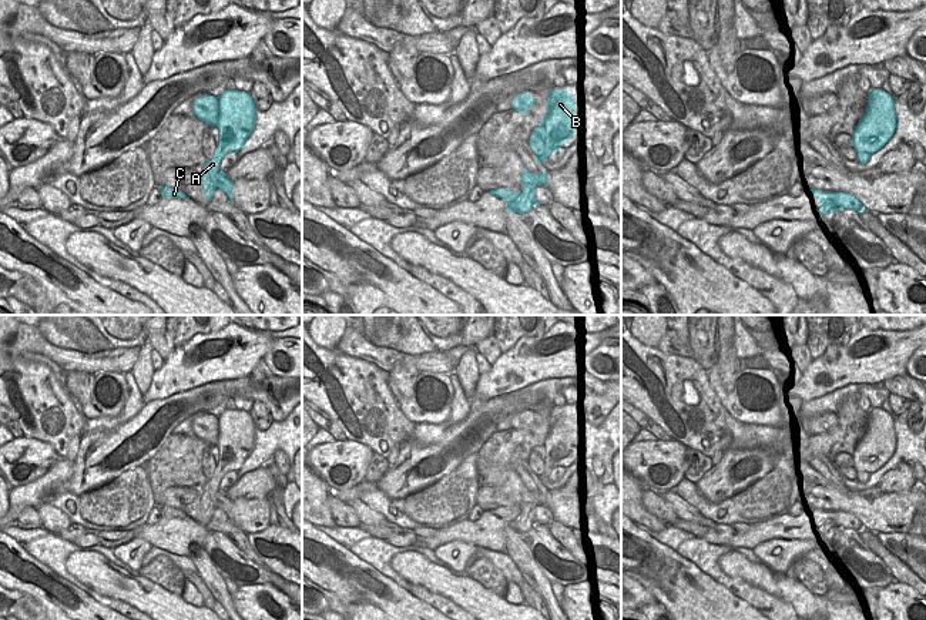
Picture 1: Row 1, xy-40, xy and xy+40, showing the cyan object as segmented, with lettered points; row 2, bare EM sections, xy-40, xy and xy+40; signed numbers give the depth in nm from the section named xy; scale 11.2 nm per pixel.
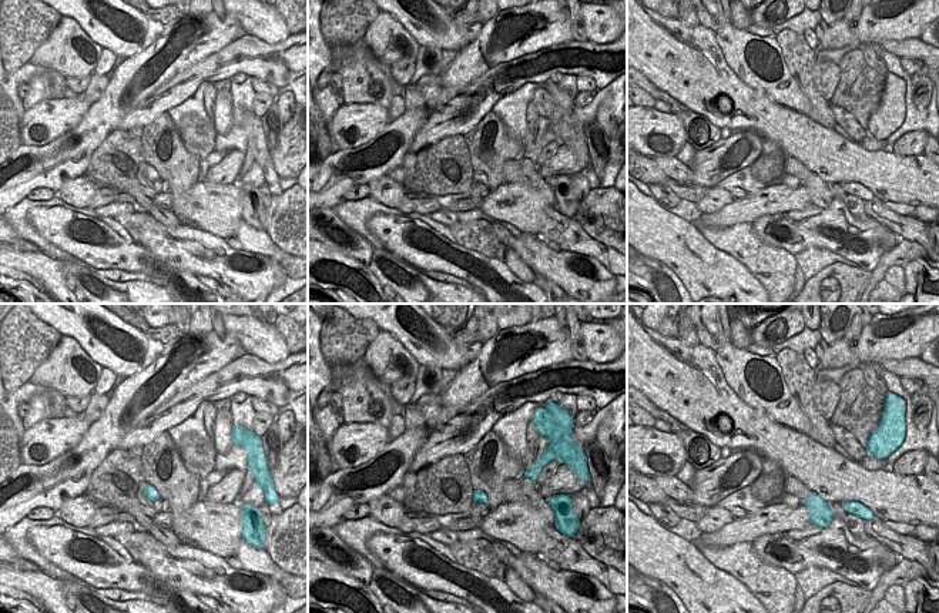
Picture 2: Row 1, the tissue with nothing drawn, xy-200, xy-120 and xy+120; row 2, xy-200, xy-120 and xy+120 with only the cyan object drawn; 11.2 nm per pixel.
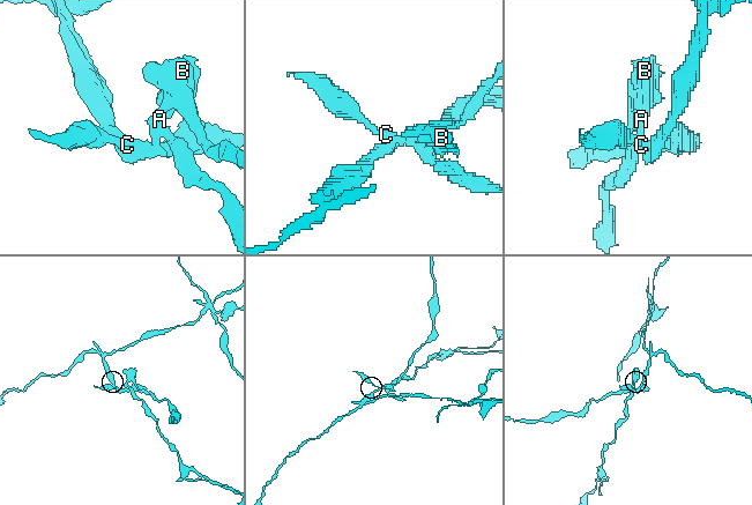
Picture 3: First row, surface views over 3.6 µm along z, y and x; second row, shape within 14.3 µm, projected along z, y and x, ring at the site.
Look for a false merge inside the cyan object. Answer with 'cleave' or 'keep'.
cleave

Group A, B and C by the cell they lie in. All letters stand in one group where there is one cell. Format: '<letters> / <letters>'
A B / C

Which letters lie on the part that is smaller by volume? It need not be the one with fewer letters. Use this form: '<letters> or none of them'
C

